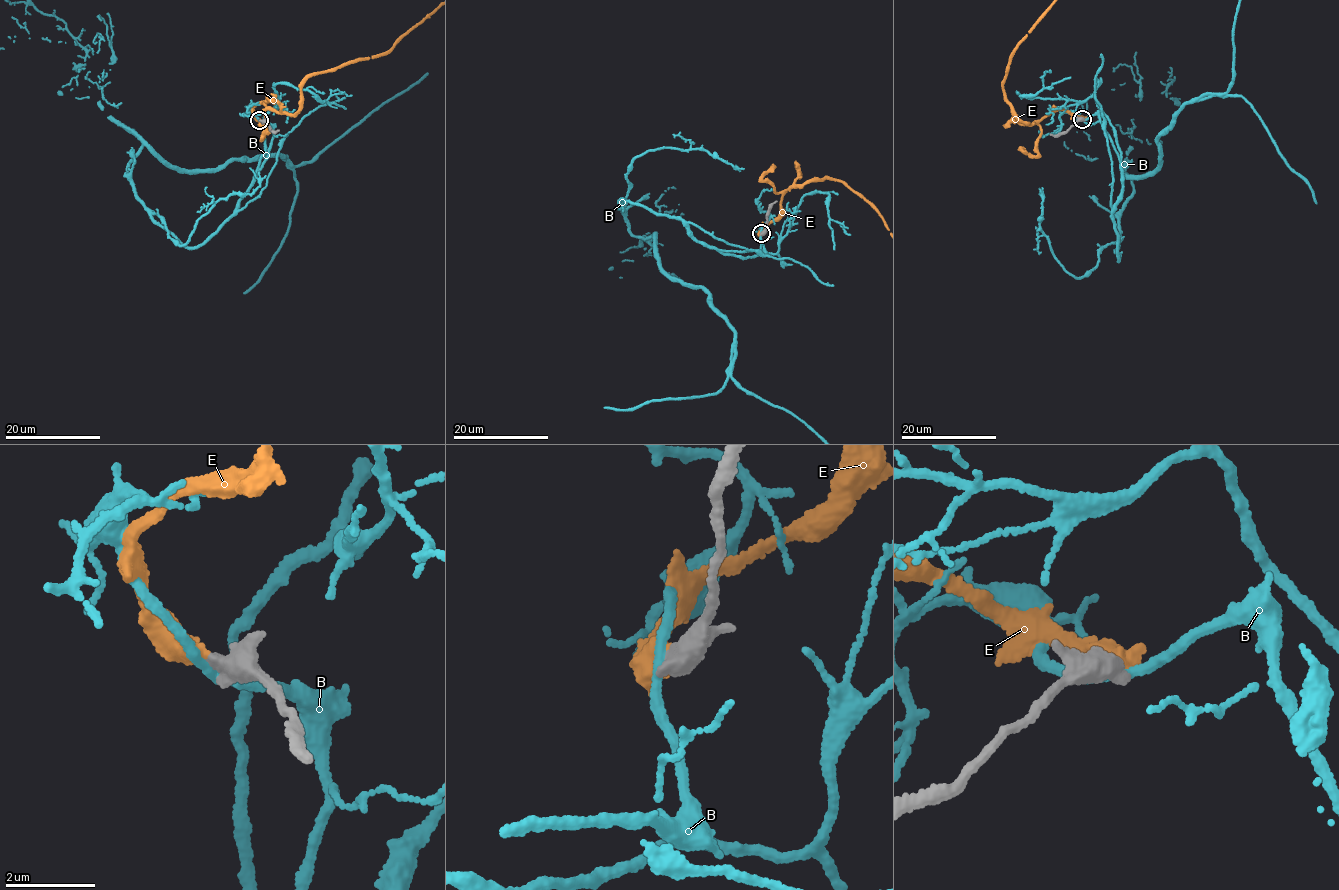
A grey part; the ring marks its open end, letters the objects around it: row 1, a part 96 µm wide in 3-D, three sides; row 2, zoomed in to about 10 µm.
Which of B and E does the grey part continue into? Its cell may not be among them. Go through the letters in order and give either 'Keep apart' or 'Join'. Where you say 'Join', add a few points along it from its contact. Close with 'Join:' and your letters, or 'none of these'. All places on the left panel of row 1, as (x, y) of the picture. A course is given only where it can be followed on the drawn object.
B: Keep apart
E: Join
Join: E

